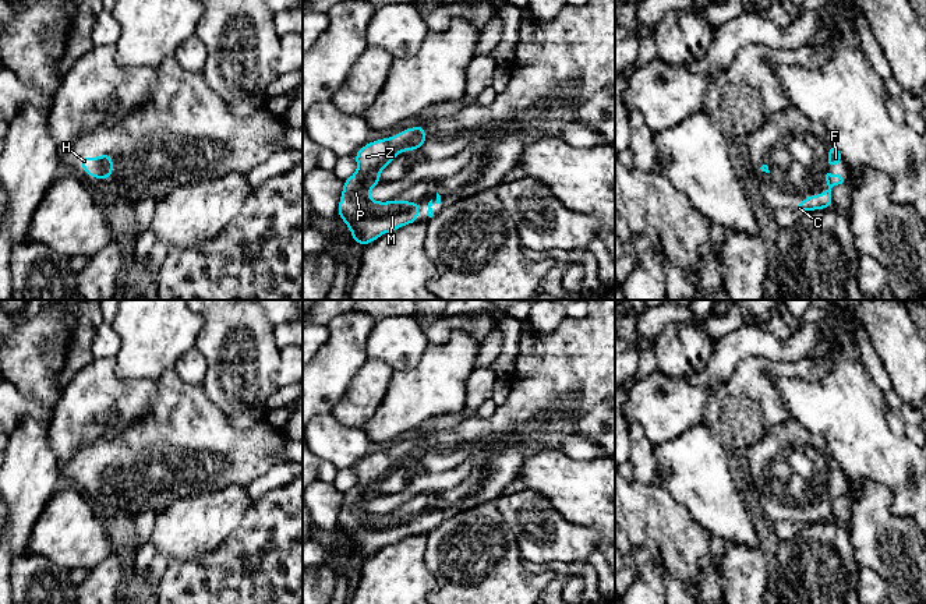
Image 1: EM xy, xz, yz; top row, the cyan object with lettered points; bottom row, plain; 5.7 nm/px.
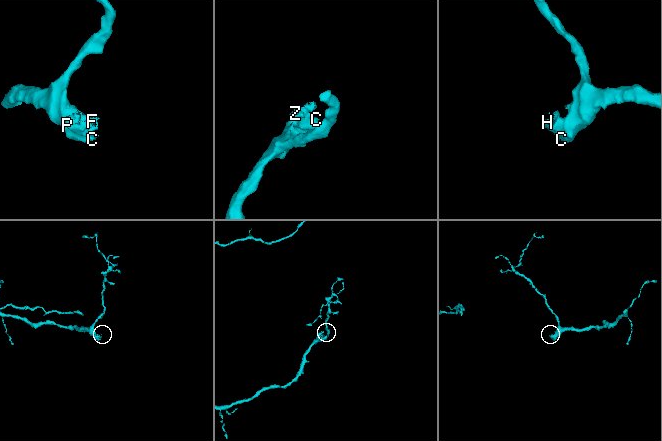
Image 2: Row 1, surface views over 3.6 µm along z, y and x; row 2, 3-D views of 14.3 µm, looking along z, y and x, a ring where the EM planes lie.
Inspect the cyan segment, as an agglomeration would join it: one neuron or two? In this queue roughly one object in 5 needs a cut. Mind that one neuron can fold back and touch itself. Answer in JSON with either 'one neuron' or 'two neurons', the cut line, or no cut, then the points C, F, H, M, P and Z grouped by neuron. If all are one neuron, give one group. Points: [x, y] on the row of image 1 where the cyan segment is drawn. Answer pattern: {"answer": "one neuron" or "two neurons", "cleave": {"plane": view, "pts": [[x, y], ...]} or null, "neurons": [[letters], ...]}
{"answer": "one neuron", "cleave": null, "neurons": [["C", "F", "H", "M", "P", "Z"]]}

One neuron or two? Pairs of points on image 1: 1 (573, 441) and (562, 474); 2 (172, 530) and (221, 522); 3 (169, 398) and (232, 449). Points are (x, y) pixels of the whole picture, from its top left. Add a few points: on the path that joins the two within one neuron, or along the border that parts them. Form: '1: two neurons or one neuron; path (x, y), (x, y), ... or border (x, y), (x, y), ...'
1: two neurons; border (562, 449), (580, 461), (598, 458)
2: one neuron; path (184, 530), (193, 525), (208, 522)
3: one neuron; path (184, 413), (216, 445)

